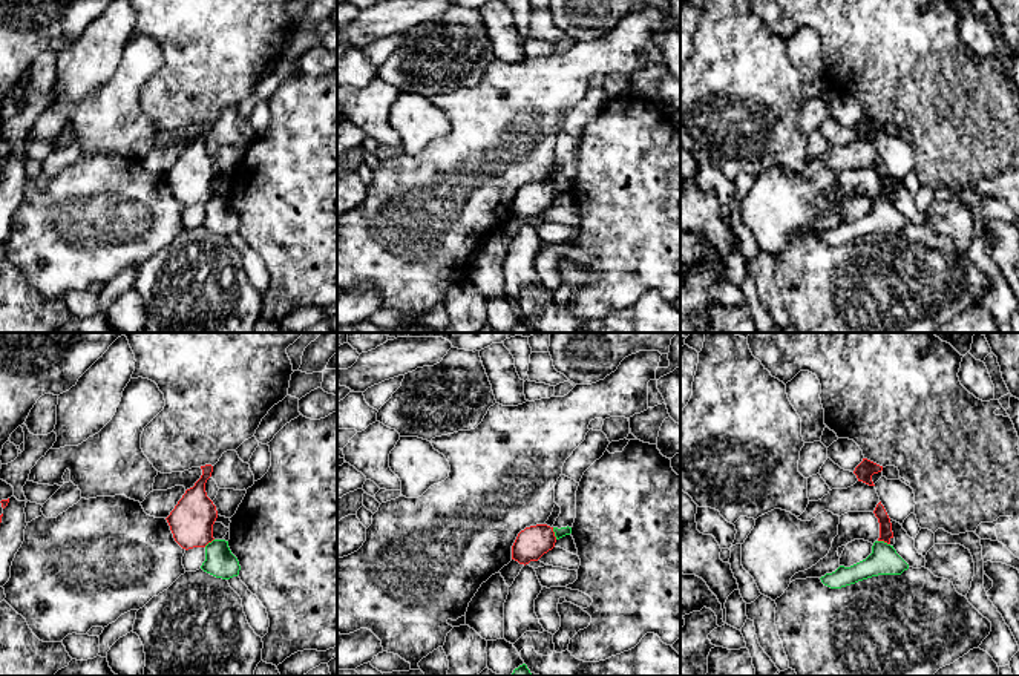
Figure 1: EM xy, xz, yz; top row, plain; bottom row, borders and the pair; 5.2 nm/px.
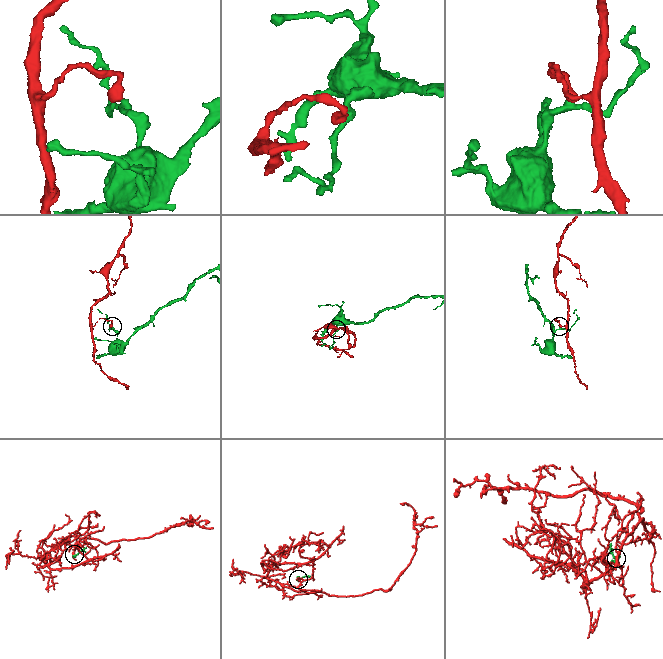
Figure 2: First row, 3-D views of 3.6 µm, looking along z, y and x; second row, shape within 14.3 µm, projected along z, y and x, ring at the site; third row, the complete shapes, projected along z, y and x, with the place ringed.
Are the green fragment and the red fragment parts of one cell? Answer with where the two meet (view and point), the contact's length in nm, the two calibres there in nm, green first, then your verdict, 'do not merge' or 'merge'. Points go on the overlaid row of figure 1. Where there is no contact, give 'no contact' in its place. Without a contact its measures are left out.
contact xz (555, 534); length 70 nm; calibres 50 and 170 nm; do not merge

